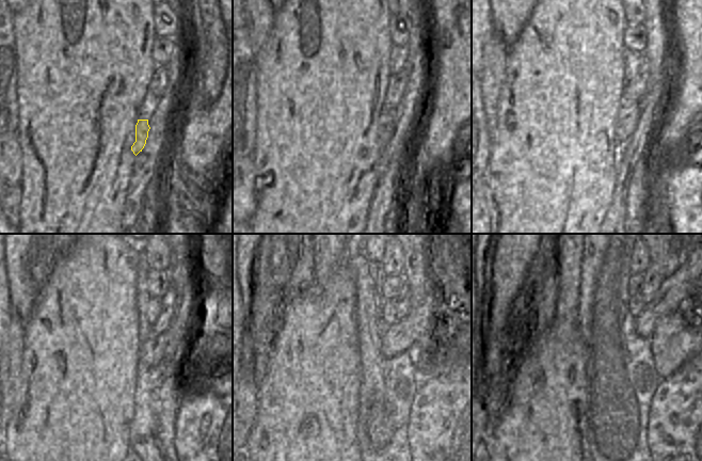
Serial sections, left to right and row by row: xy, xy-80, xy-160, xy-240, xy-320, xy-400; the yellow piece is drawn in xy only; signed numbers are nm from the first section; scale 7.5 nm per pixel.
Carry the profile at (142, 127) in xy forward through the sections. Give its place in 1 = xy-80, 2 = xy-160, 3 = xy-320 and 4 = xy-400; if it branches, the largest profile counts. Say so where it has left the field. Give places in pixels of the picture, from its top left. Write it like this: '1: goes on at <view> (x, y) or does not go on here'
1: goes on at xy-80 (386, 116)
2: goes on at xy-160 (627, 118)
3: goes on at xy-320 (401, 334)
4: goes on at xy-400 (675, 292)

